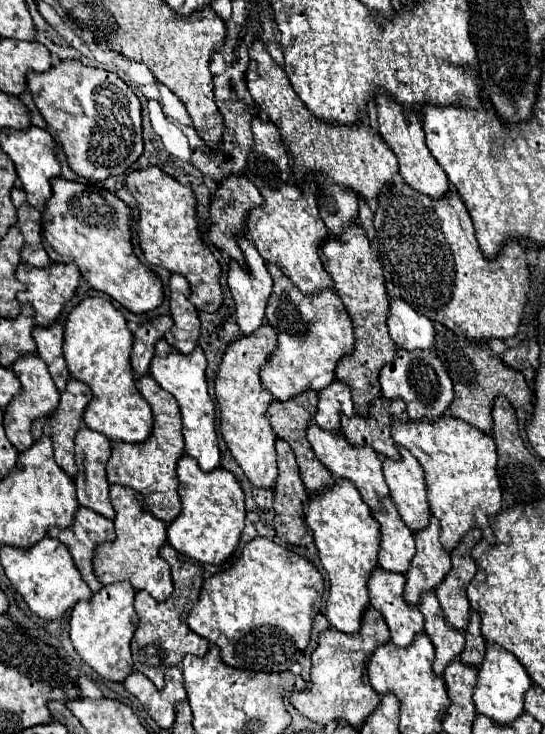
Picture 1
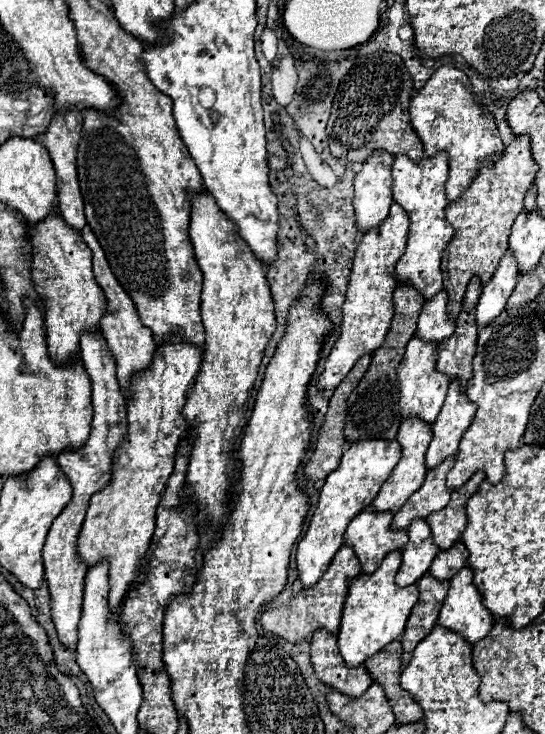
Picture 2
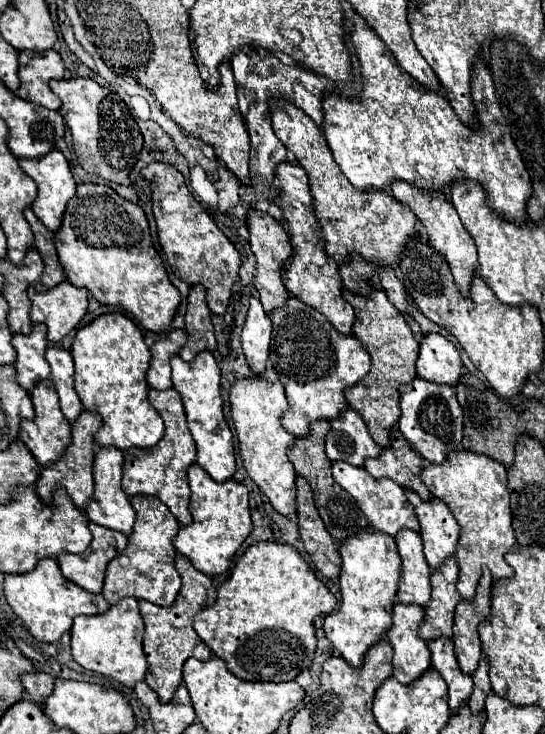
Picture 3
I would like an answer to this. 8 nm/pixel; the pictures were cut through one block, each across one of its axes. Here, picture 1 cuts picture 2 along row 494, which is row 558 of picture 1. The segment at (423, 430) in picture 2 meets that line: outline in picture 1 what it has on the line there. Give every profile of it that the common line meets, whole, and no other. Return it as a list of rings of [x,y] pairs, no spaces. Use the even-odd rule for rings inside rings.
[[[384,496],[380,498],[382,508],[372,510],[374,520],[380,524],[380,550],[378,564],[388,572],[406,574],[410,566],[410,556],[414,556],[414,536],[412,530],[402,522],[394,502]]]

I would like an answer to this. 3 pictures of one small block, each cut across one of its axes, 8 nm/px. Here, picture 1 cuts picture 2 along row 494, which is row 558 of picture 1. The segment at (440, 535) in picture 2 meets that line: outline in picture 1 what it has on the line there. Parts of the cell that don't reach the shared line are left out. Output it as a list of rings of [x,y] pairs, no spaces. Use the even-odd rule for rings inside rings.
[[[472,528],[470,532],[466,532],[466,536],[462,536],[458,546],[450,552],[452,568],[436,588],[436,596],[442,604],[448,624],[458,630],[464,630],[466,622],[470,620],[470,604],[466,598],[466,588],[476,574],[476,564],[470,556],[470,550],[480,538],[482,538],[480,528]]]

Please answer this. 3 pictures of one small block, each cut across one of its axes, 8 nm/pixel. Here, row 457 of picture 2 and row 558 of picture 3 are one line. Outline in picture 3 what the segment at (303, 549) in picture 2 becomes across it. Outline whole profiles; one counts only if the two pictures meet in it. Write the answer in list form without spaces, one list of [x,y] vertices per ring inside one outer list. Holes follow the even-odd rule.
[[[378,530],[358,532],[356,538],[352,536],[350,540],[346,540],[346,544],[340,544],[340,556],[342,604],[338,610],[324,618],[324,632],[352,668],[362,668],[366,650],[384,640],[386,632],[392,626],[392,608],[396,602],[398,584],[402,580],[402,560],[396,550],[394,538]]]

